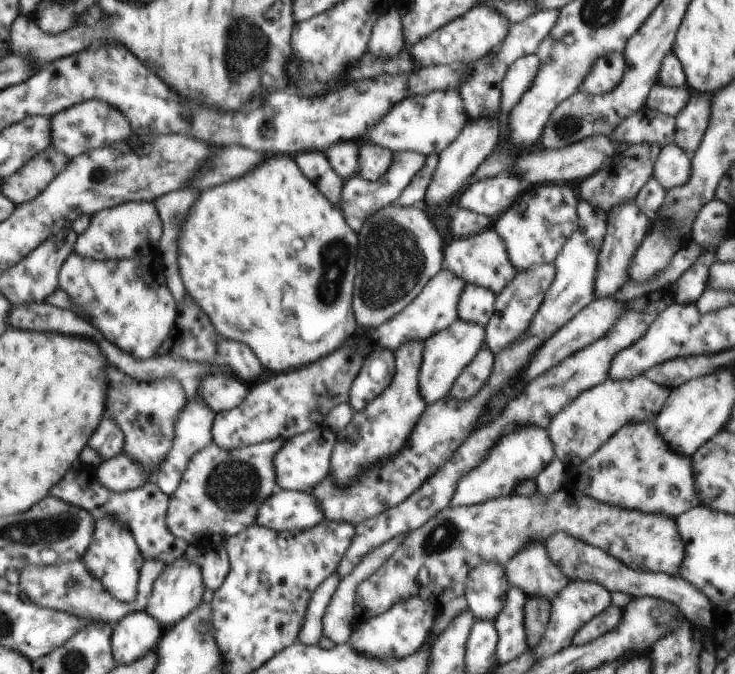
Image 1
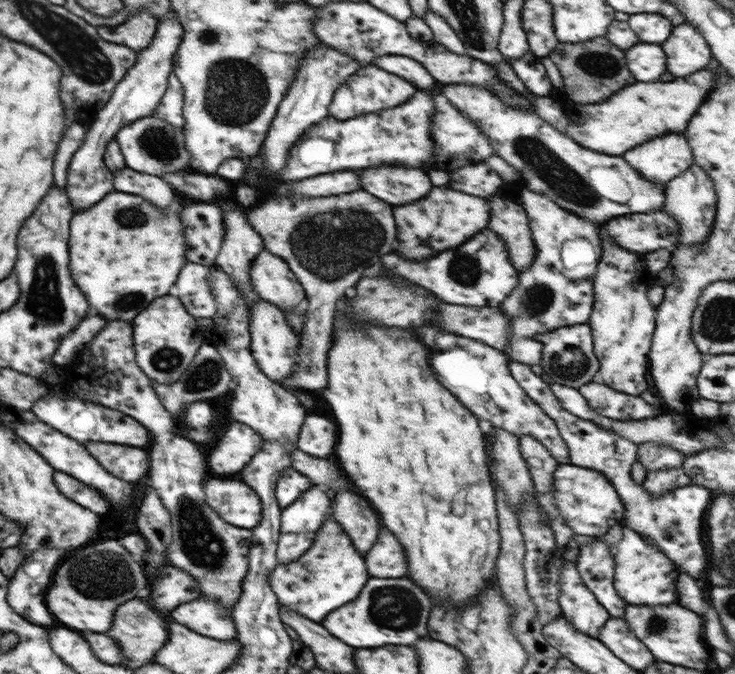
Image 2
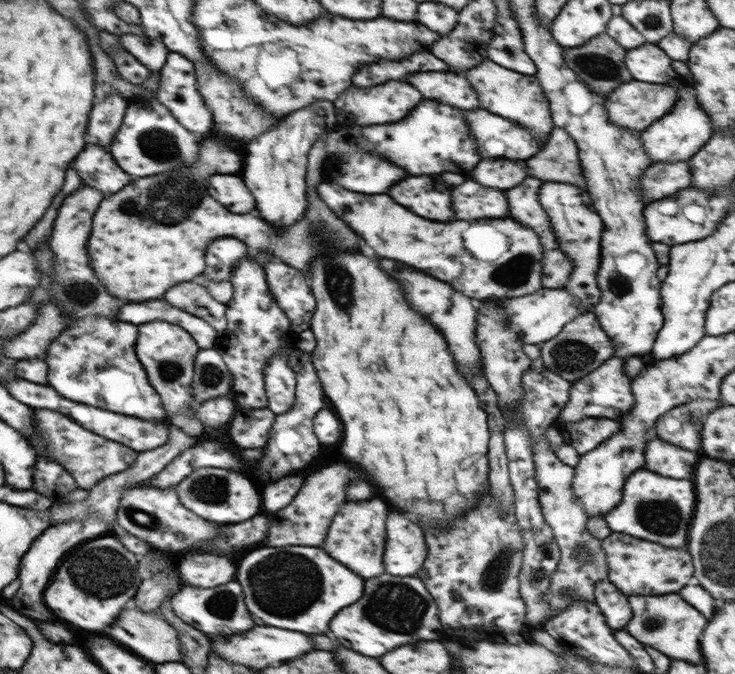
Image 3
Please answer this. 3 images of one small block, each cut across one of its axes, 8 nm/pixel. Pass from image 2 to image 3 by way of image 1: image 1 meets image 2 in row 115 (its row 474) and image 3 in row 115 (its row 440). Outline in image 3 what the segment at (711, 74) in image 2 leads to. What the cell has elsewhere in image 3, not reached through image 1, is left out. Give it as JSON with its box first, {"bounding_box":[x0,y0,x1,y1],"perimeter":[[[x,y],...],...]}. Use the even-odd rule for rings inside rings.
{"bounding_box":[605,79,679,132],"perimeter":[[[632,79],[617,86],[605,100],[606,114],[612,124],[622,128],[637,130],[638,132],[648,128],[648,125],[660,120],[679,99],[679,91],[676,87],[665,84],[643,83]]]}

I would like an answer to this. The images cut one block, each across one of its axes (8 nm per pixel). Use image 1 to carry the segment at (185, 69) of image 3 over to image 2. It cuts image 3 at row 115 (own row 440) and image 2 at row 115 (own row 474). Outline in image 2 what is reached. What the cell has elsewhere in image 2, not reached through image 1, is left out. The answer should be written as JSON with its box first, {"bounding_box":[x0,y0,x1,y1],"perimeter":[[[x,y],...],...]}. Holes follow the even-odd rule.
{"bounding_box":[154,72,183,128],"perimeter":[[[172,72],[168,79],[166,92],[162,95],[154,115],[176,128],[183,128],[183,88],[178,77]]]}

